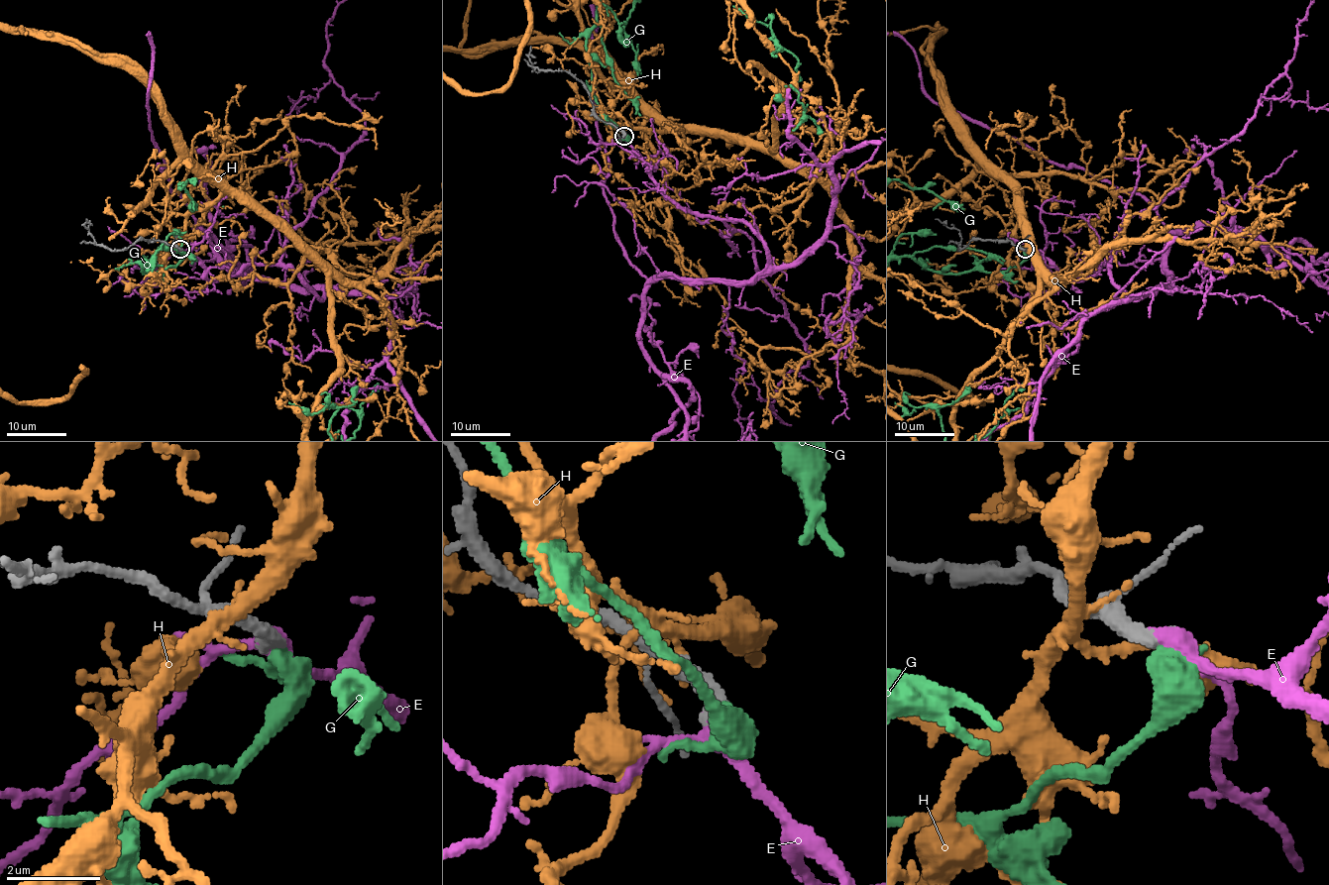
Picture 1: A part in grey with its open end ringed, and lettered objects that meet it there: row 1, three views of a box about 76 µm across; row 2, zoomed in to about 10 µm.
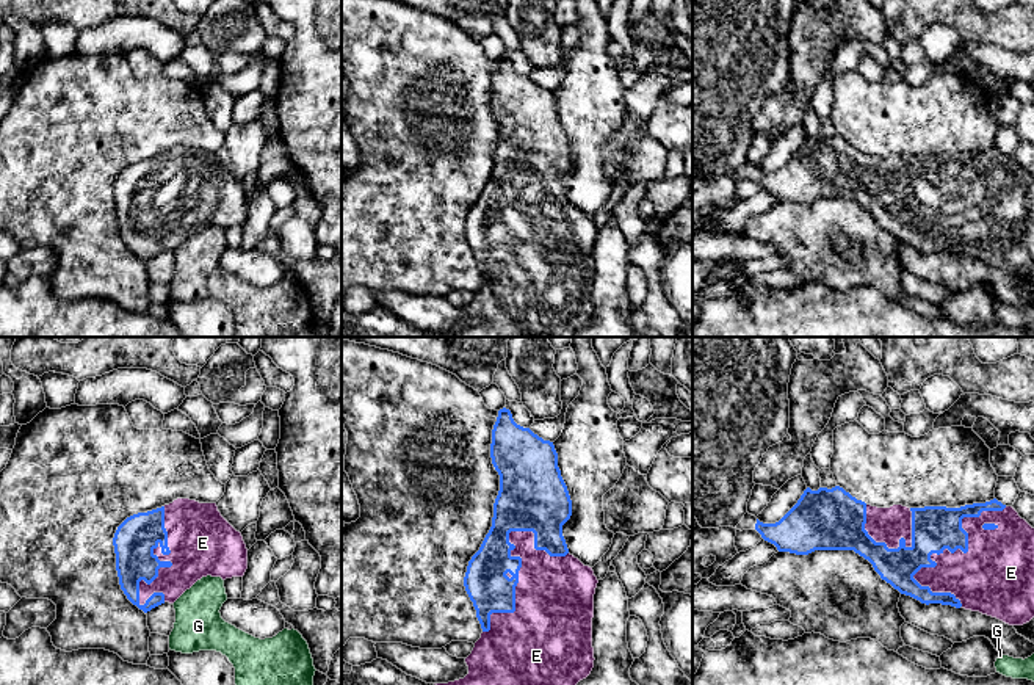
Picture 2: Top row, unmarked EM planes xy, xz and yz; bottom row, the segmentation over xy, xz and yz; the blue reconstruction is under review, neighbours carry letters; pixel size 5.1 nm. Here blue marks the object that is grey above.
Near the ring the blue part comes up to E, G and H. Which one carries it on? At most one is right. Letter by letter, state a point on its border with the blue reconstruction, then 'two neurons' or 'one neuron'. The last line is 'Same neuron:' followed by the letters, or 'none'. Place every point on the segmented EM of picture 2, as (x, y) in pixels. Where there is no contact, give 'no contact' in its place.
E: meets blue in xz at (519, 557); one neuron
G: no contact; two neurons
H: no contact; two neurons
Same neuron: E

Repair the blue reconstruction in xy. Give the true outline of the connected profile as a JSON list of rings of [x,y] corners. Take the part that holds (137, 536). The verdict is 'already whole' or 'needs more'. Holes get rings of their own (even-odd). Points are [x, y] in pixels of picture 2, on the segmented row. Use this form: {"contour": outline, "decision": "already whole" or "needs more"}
{"contour": [[[177,498],[161,508],[127,517],[118,527],[113,545],[121,589],[144,613],[164,602],[174,603],[202,577],[212,575],[226,580],[243,577],[248,569],[248,549],[241,533],[221,516],[216,503],[199,503],[190,498]]], "decision": "needs more"}

